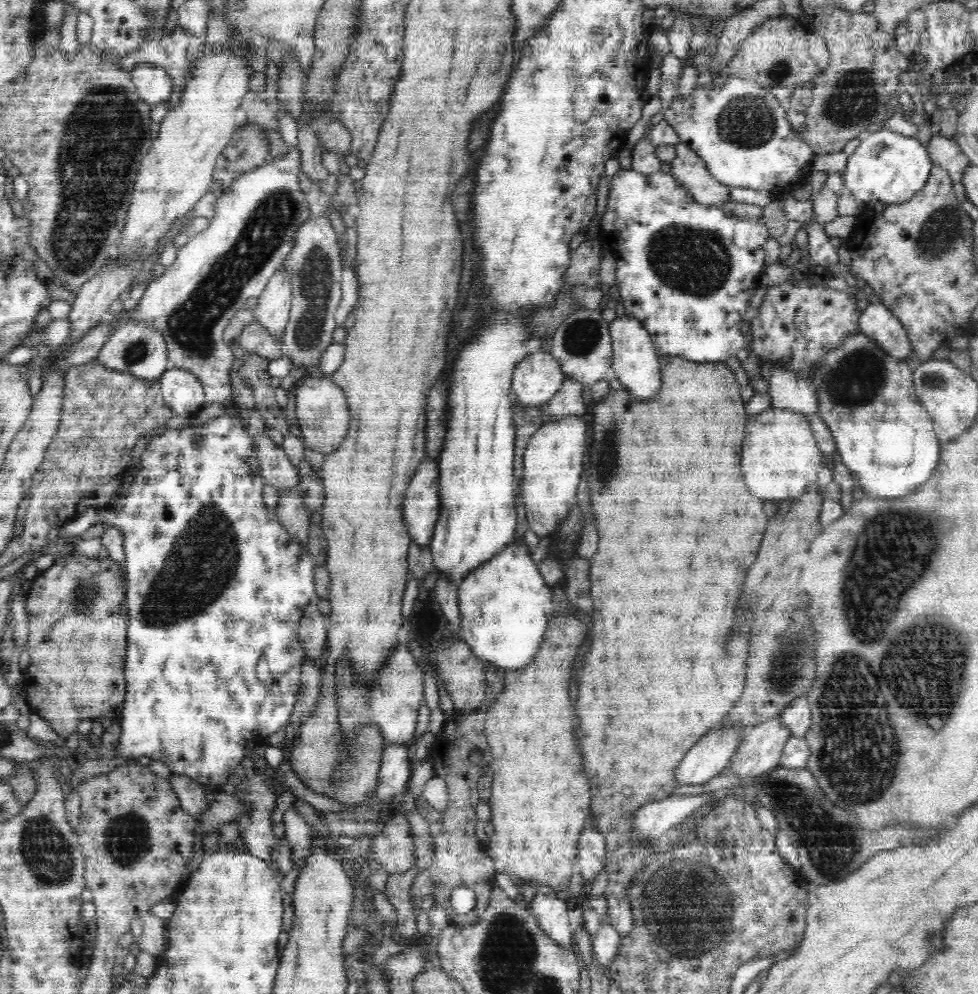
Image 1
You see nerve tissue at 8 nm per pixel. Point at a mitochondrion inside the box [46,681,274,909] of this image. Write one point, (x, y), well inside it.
(128, 836)

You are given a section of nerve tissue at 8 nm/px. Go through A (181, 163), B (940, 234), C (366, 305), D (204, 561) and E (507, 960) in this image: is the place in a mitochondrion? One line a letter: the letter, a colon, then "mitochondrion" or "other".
A: other
B: mitochondrion
C: other
D: mitochondrion
E: mitochondrion

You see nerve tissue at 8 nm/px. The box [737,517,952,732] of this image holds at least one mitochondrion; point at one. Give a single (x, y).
(787, 664)

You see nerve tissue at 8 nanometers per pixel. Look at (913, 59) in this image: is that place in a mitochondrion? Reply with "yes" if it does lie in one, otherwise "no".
no

